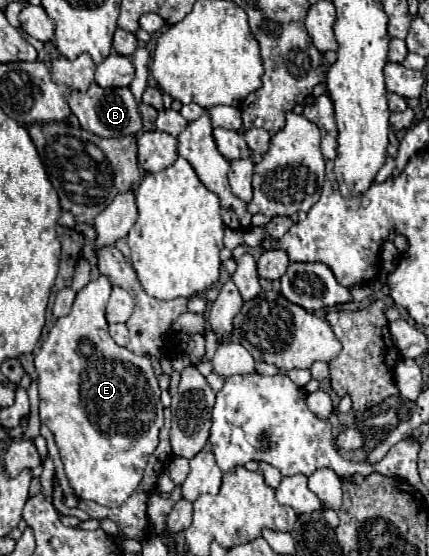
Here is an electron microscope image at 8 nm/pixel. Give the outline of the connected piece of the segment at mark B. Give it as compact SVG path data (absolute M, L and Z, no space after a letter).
M91 84L87 92L73 90L69 96L69 106L73 114L79 118L81 128L93 132L101 138L119 138L119 136L135 136L141 130L139 104L133 98L129 88L101 88L99 84Z

